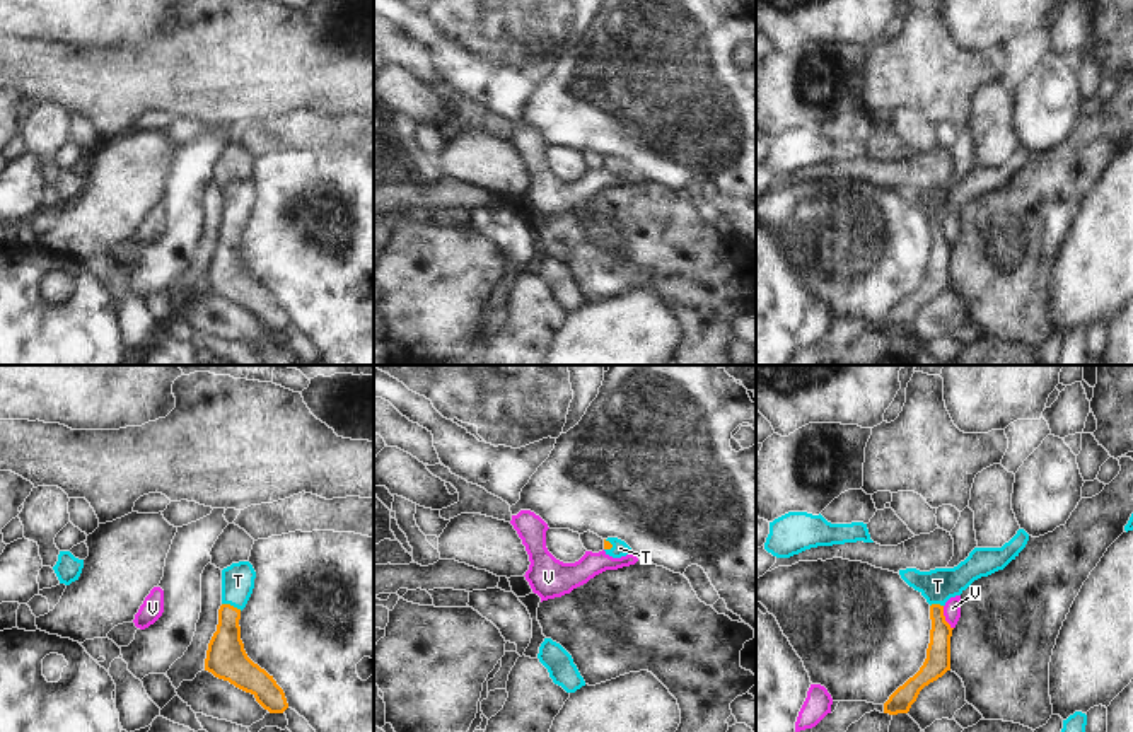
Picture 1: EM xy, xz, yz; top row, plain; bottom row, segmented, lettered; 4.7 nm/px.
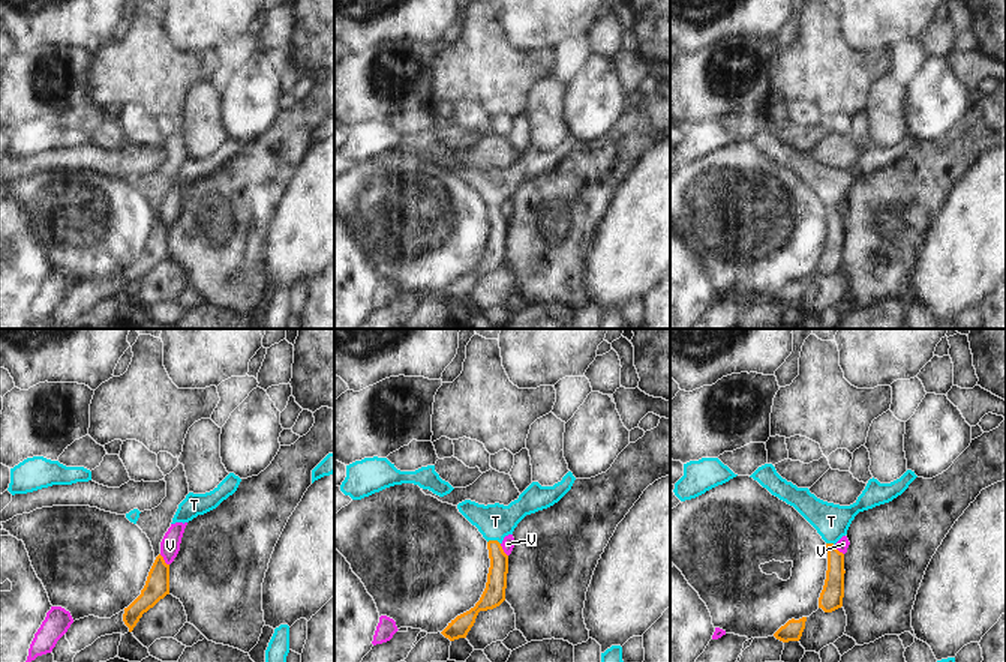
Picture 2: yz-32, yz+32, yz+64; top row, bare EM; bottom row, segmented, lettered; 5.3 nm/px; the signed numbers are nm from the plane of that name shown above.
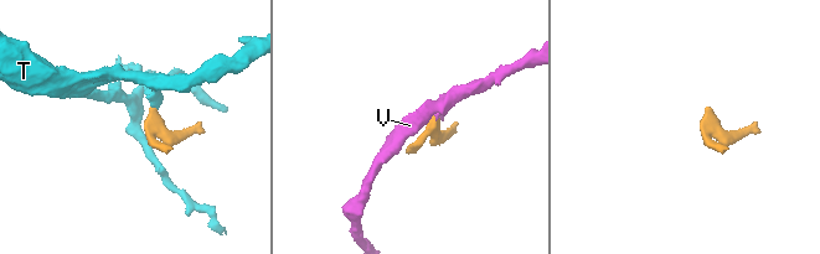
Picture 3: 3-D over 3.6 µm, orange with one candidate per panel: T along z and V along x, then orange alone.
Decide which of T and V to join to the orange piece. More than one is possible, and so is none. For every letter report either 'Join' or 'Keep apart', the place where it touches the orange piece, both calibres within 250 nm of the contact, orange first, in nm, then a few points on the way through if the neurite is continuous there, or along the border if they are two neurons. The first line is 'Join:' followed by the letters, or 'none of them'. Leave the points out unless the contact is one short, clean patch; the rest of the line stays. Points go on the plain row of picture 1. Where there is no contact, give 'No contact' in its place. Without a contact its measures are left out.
Join: T
T: Join. Touches orange at xy (232, 224). Thickness 190 nm (orange) against 160 nm. Path across: xy (226, 275), (227, 236), (232, 224), (238, 198)
V: Keep apart. Touches orange at yz (944, 236). Thickness 120 nm (orange) against 80 nm. Boundary: yz (942, 224), (942, 232), (952, 246)

